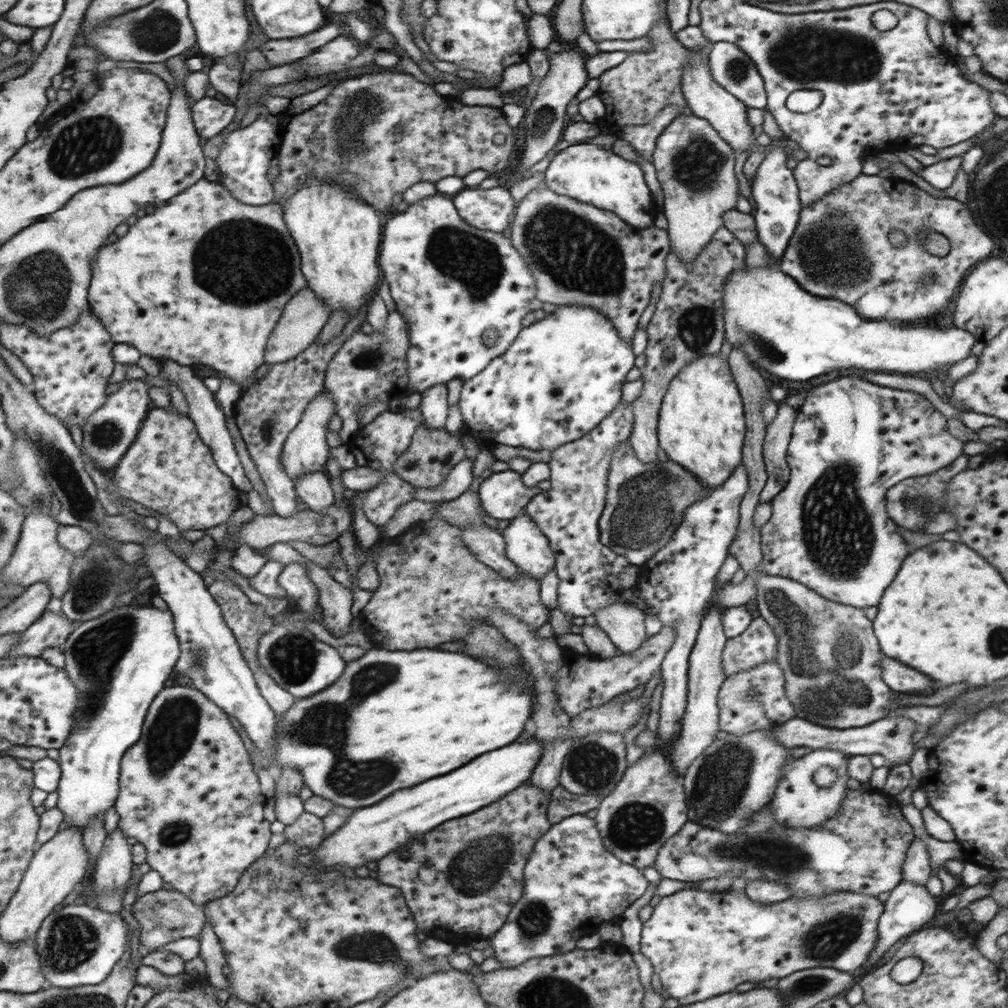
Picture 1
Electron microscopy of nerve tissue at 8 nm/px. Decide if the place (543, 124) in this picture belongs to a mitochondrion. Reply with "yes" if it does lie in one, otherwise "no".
yes

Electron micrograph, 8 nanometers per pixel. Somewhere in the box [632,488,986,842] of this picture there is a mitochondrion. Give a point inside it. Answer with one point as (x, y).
(833, 694)

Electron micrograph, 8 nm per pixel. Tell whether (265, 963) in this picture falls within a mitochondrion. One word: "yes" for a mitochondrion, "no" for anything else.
no

